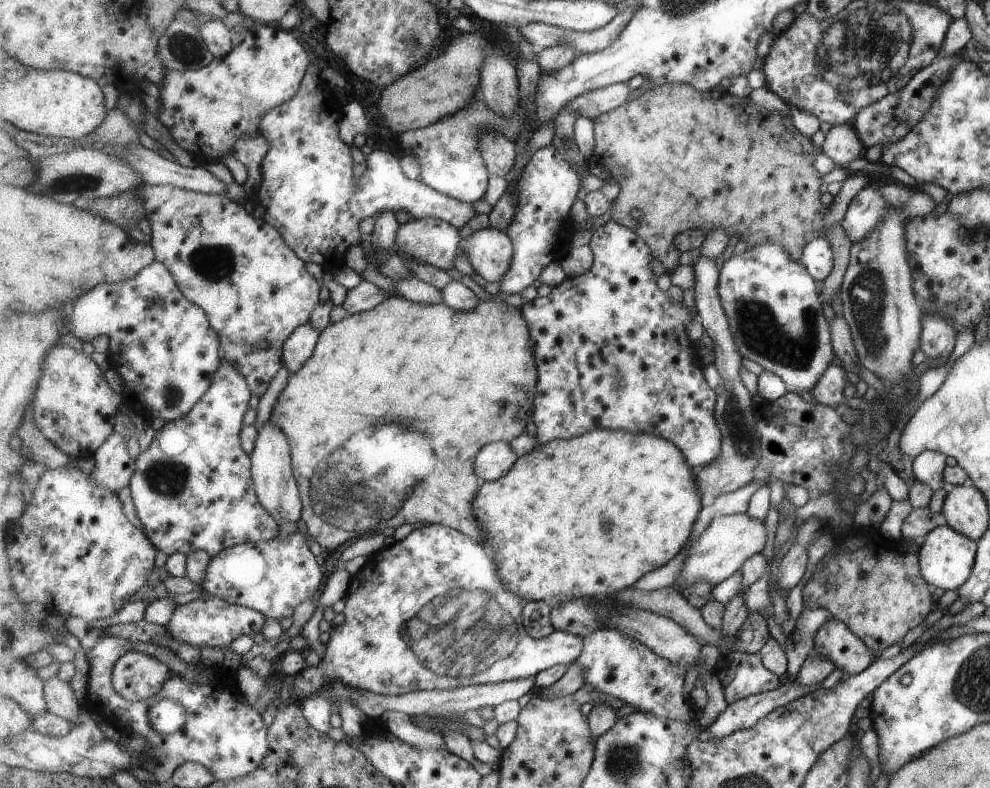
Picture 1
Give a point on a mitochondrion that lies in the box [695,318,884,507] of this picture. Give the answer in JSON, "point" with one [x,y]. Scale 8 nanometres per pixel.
{"point":[733,416]}

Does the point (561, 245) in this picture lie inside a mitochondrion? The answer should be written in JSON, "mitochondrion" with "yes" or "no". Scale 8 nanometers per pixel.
{"mitochondrion":"no"}

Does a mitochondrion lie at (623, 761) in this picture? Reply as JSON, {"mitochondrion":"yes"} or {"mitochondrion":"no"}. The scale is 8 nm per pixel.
{"mitochondrion":"yes"}

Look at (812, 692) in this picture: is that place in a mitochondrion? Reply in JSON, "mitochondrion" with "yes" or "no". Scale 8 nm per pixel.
{"mitochondrion":"no"}

